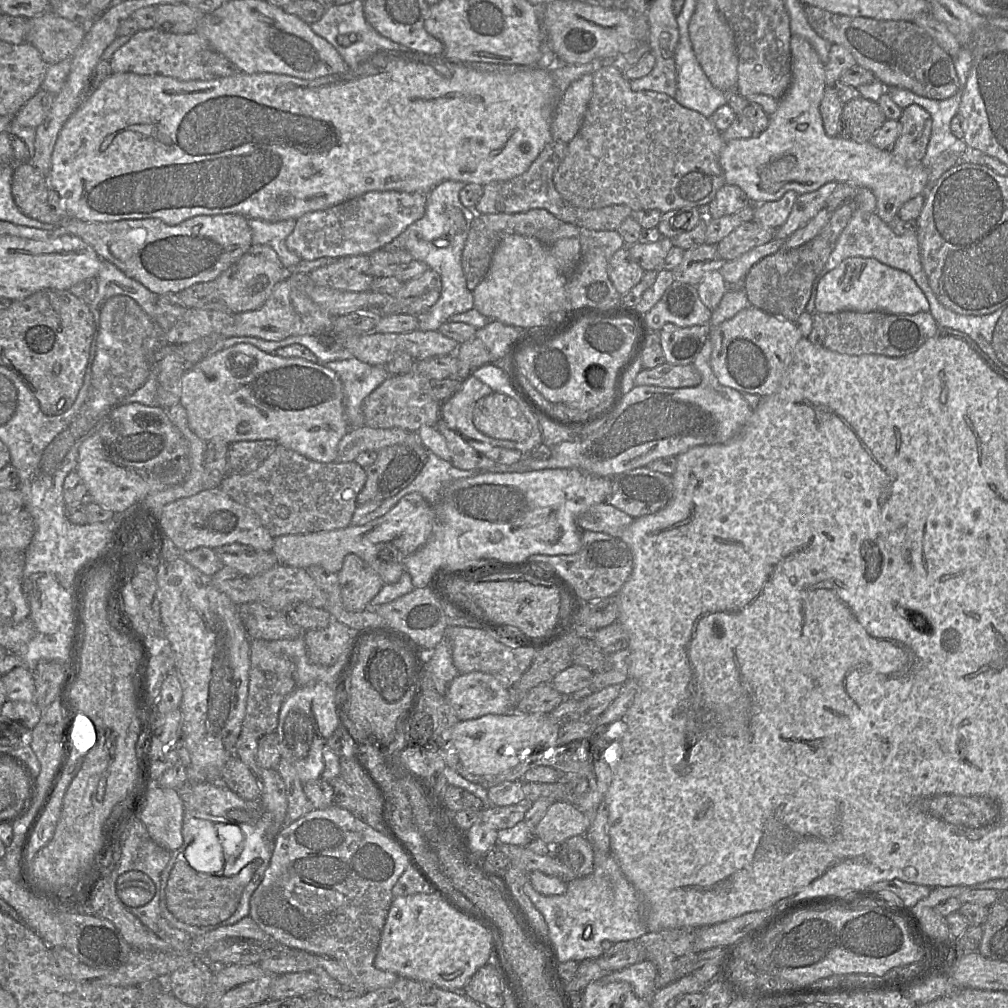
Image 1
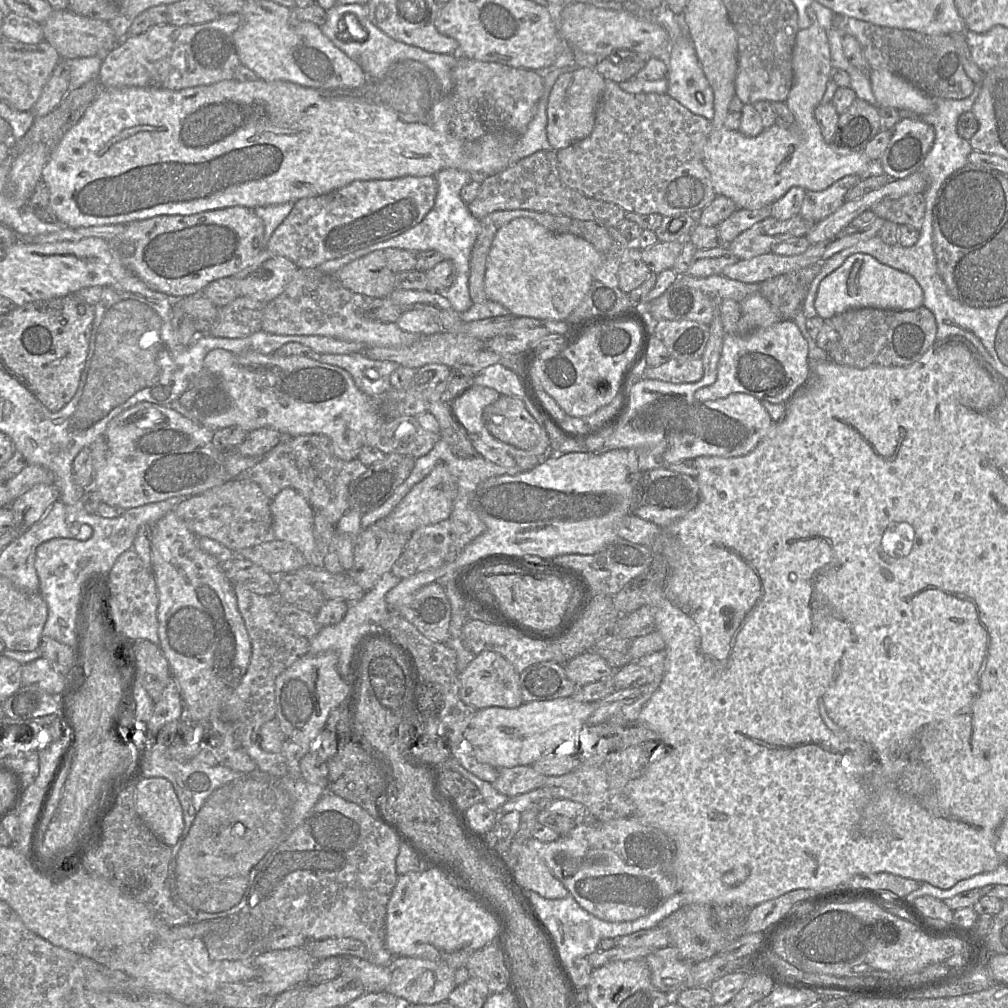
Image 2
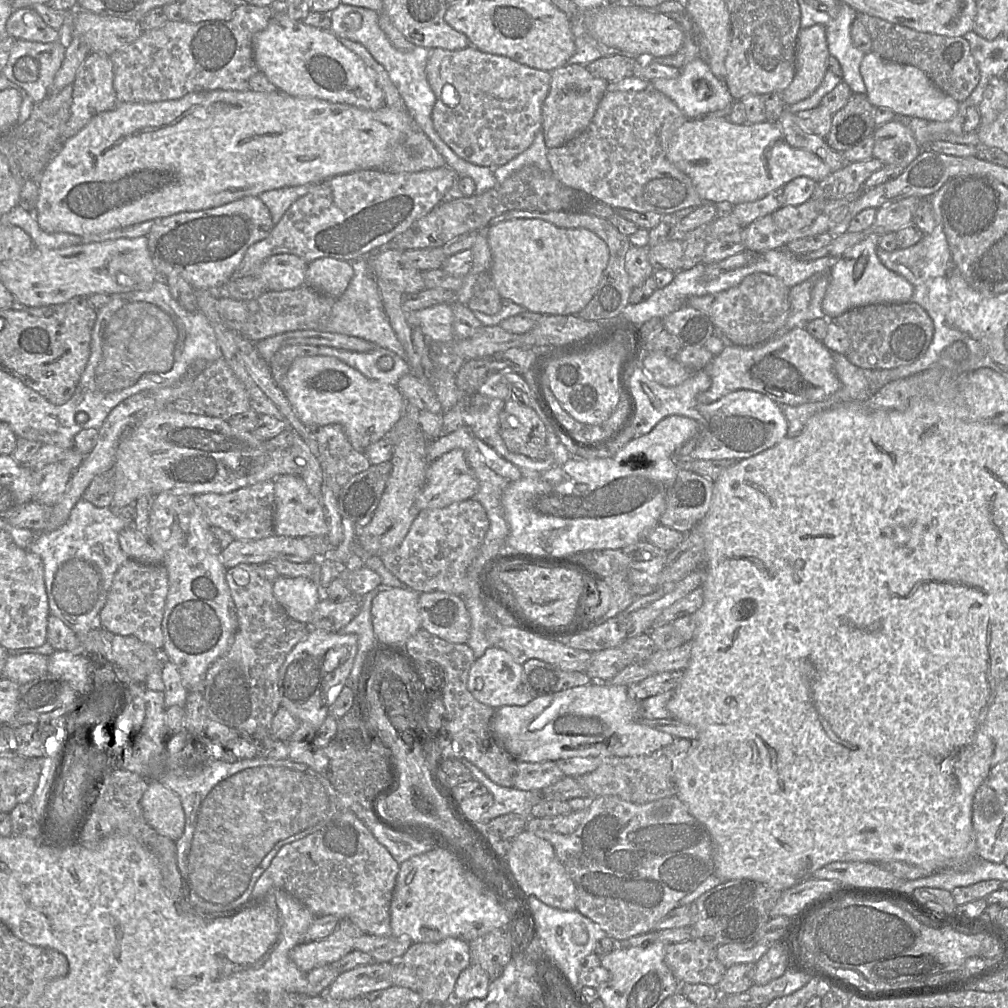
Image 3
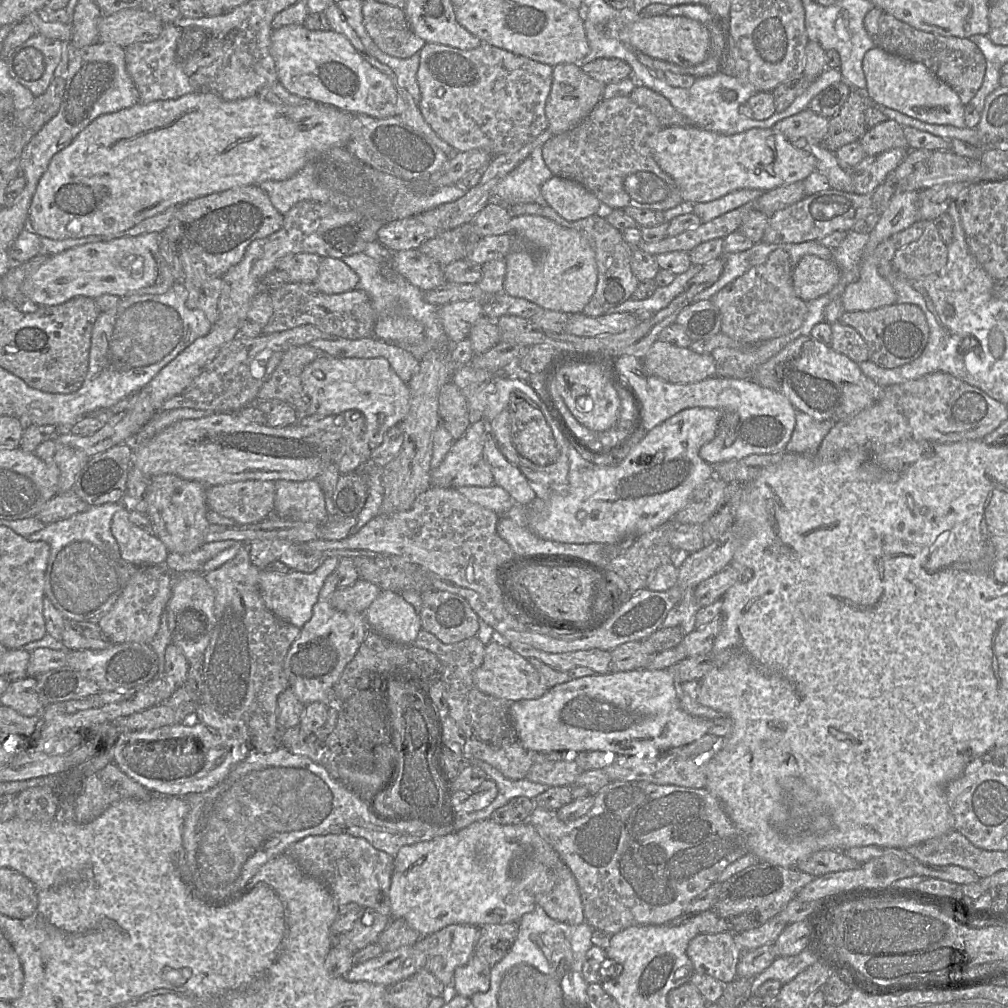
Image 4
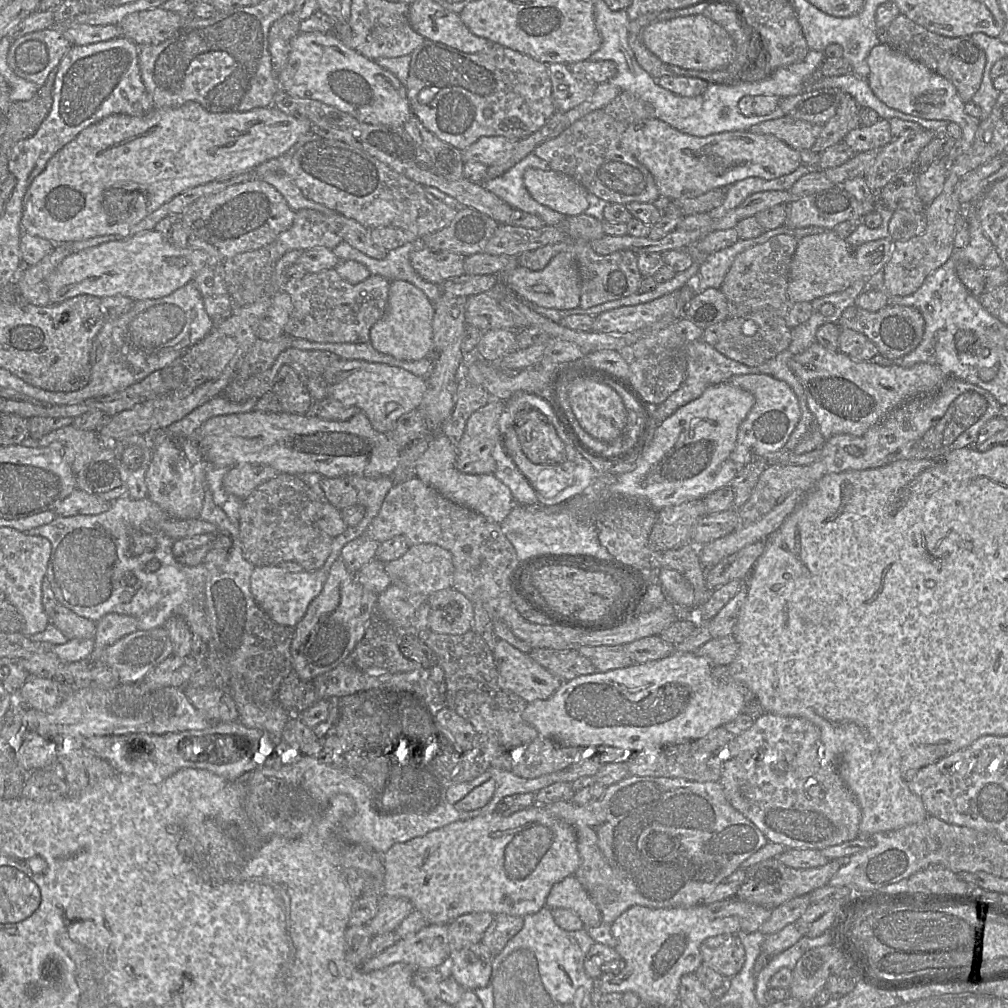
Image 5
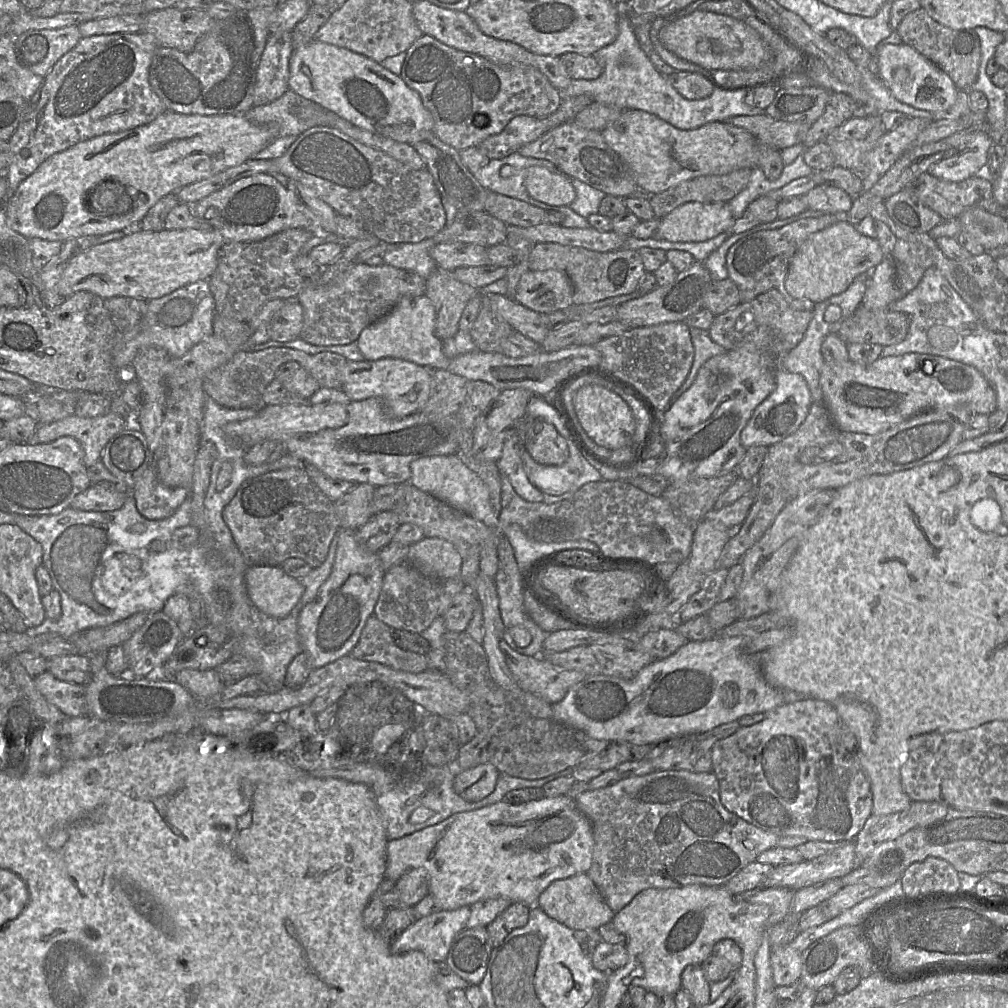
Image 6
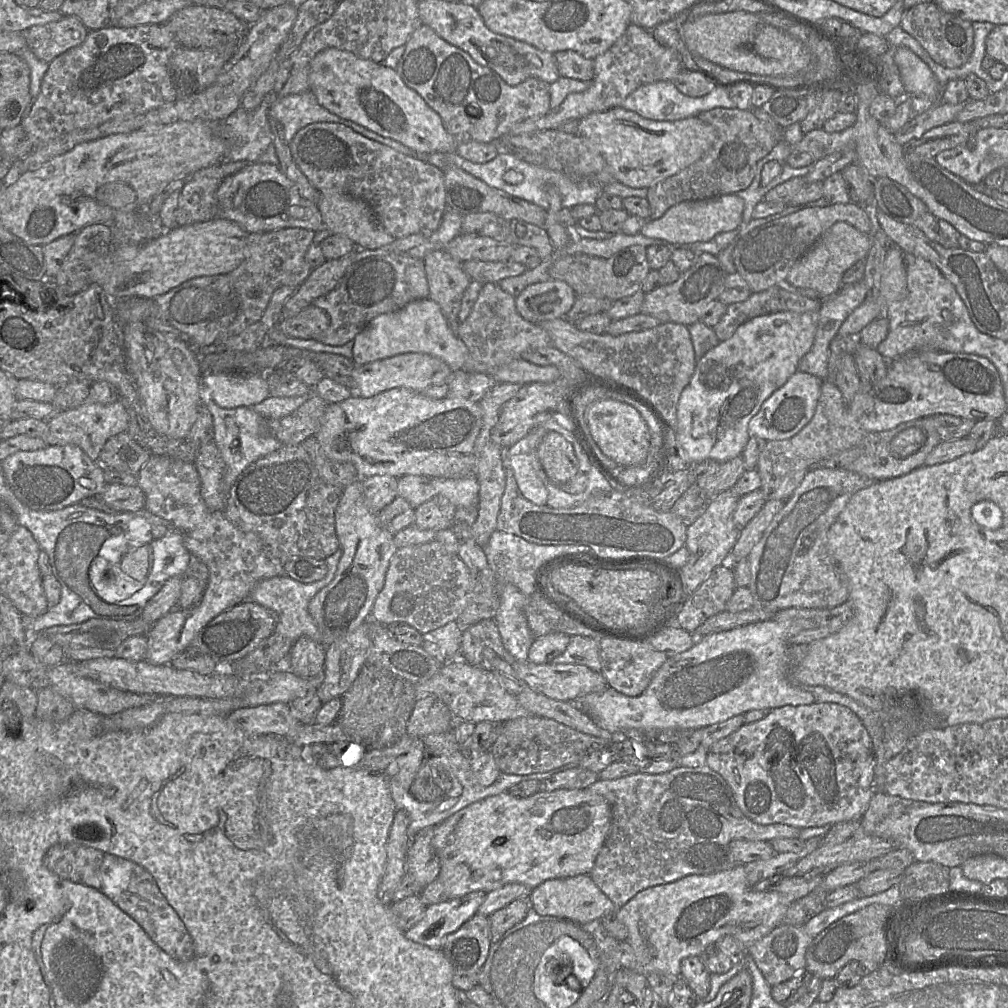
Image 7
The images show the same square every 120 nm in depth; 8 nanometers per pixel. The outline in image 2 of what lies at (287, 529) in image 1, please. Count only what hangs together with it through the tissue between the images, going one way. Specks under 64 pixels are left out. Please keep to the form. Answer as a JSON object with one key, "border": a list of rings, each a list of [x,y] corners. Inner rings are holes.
{"border":[[[321,434],[299,435],[283,439],[253,467],[235,479],[255,482],[272,500],[281,490],[292,488],[300,493],[314,512],[322,513],[336,525],[349,510],[348,487],[367,469],[357,458],[344,461],[334,455],[331,440]]]}

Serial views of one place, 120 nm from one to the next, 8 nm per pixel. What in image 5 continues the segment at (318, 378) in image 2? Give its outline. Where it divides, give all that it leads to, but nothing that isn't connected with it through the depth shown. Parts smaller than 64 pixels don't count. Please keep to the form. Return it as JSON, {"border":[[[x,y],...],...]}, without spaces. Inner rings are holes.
{"border":[[[339,360],[324,372],[328,395],[346,407],[360,408],[372,427],[384,434],[394,430],[399,419],[417,409],[427,389],[426,377],[419,377],[402,368],[364,360]]]}

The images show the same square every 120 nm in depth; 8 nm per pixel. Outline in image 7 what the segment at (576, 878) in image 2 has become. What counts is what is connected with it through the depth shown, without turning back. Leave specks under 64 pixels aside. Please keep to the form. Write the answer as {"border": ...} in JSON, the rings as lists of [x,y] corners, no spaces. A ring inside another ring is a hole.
{"border":[[[679,766],[669,772],[661,774],[648,774],[637,772],[632,775],[612,780],[598,780],[590,785],[589,790],[603,796],[610,804],[612,810],[612,822],[609,834],[599,851],[594,866],[589,873],[590,877],[597,887],[613,902],[617,908],[624,906],[638,892],[649,887],[667,884],[677,881],[688,875],[708,875],[716,872],[732,869],[737,865],[729,852],[729,843],[735,839],[753,840],[753,841],[771,841],[776,838],[799,838],[800,828],[786,824],[769,824],[762,825],[752,821],[745,816],[738,807],[733,792],[724,778],[708,767],[682,767]]]}

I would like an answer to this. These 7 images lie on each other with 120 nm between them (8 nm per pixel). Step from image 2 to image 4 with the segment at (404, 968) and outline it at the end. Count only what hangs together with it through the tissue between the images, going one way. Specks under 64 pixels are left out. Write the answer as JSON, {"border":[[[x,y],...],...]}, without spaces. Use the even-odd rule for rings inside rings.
{"border":[[[451,924],[422,936],[414,945],[424,951],[427,961],[423,969],[430,971],[445,987],[453,987],[454,971],[474,954],[480,927]]]}

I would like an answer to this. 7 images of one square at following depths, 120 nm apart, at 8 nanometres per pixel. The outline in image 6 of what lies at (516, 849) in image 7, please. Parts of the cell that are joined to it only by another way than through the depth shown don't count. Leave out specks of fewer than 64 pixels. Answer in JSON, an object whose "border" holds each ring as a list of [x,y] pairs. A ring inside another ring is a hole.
{"border":[[[569,796],[545,797],[538,800],[531,800],[521,804],[510,804],[499,801],[482,808],[460,812],[451,815],[444,821],[426,827],[420,831],[406,835],[397,840],[390,840],[386,846],[386,870],[385,878],[397,882],[407,871],[414,868],[426,870],[429,879],[429,894],[440,910],[454,910],[461,906],[471,905],[479,900],[487,898],[504,897],[512,902],[521,902],[529,907],[536,906],[539,895],[555,880],[572,877],[579,873],[586,873],[592,863],[592,852],[594,847],[593,826],[589,818],[577,807],[575,798]]]}

